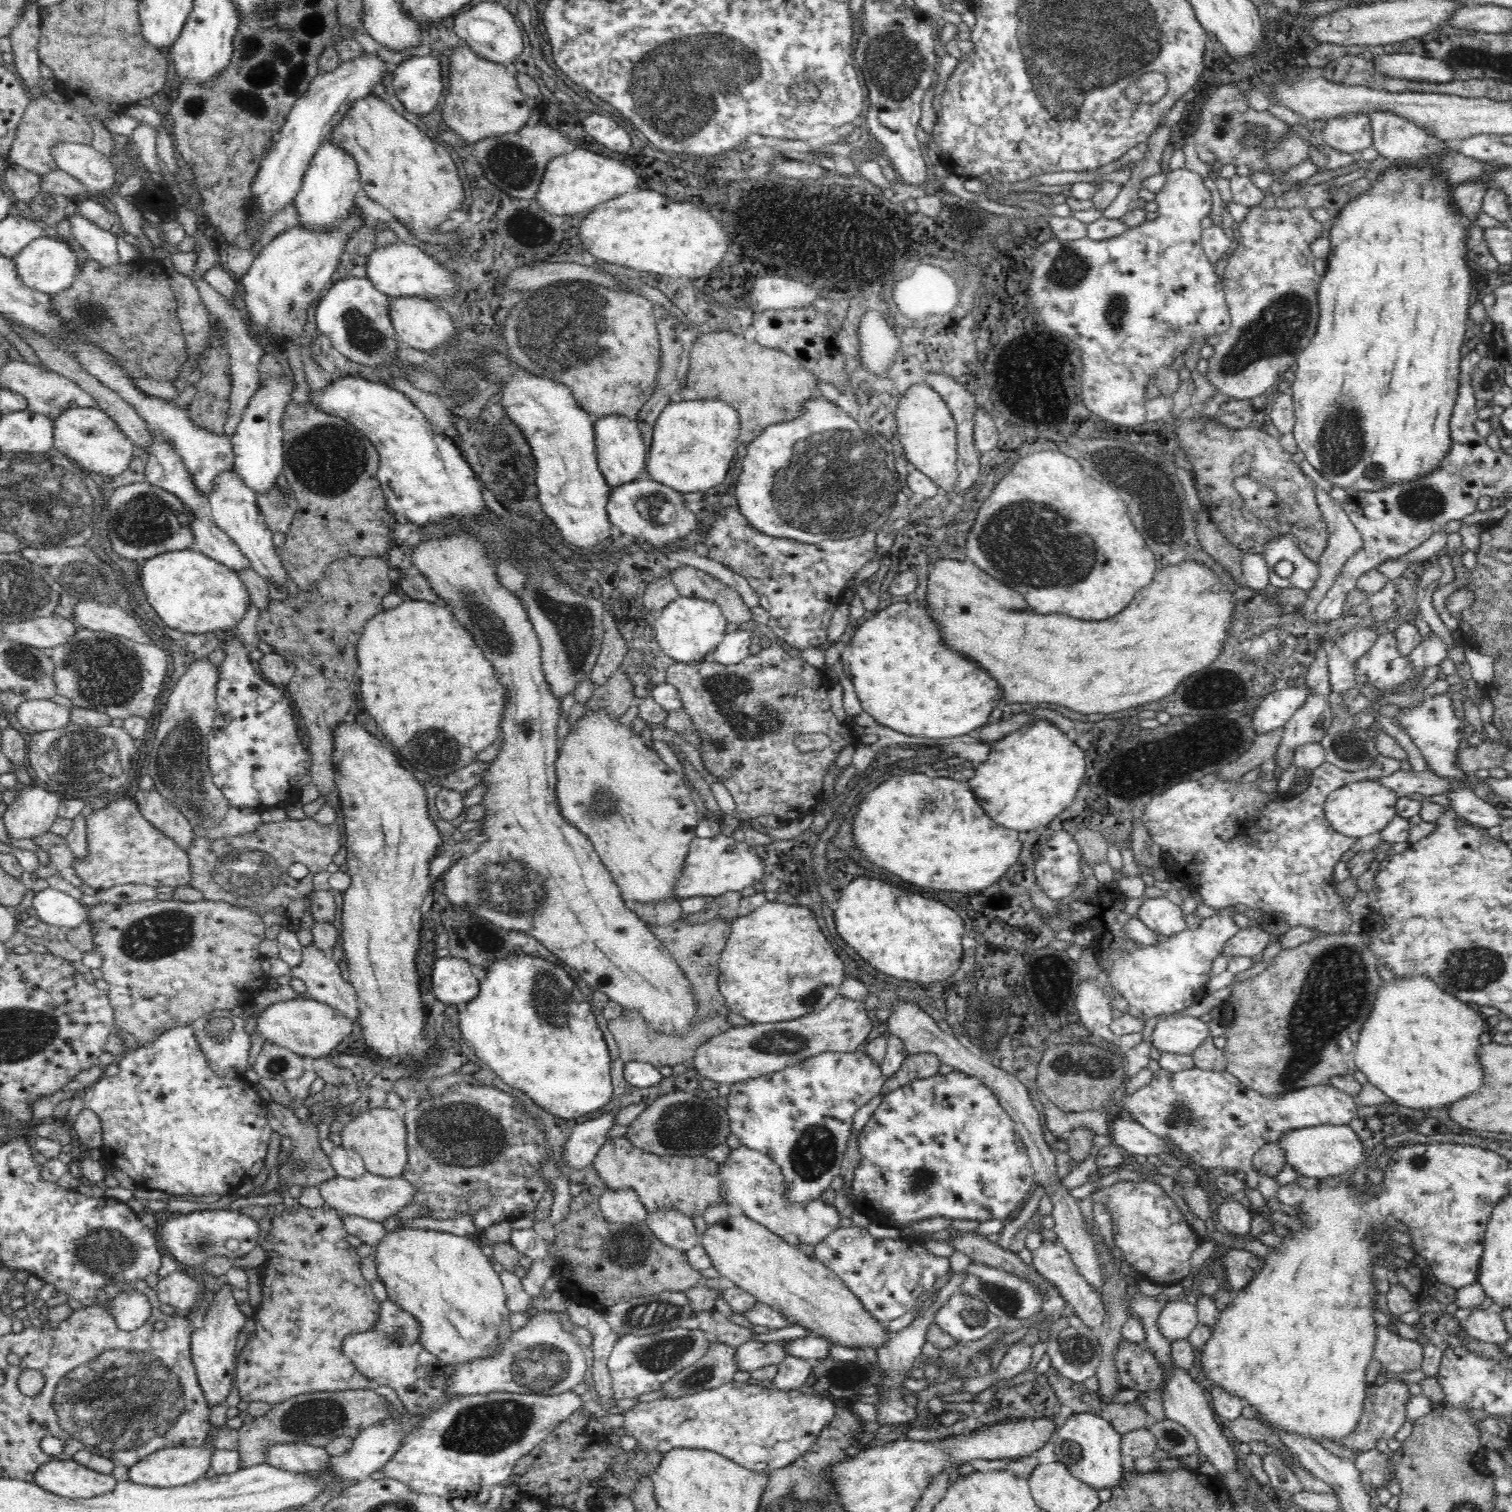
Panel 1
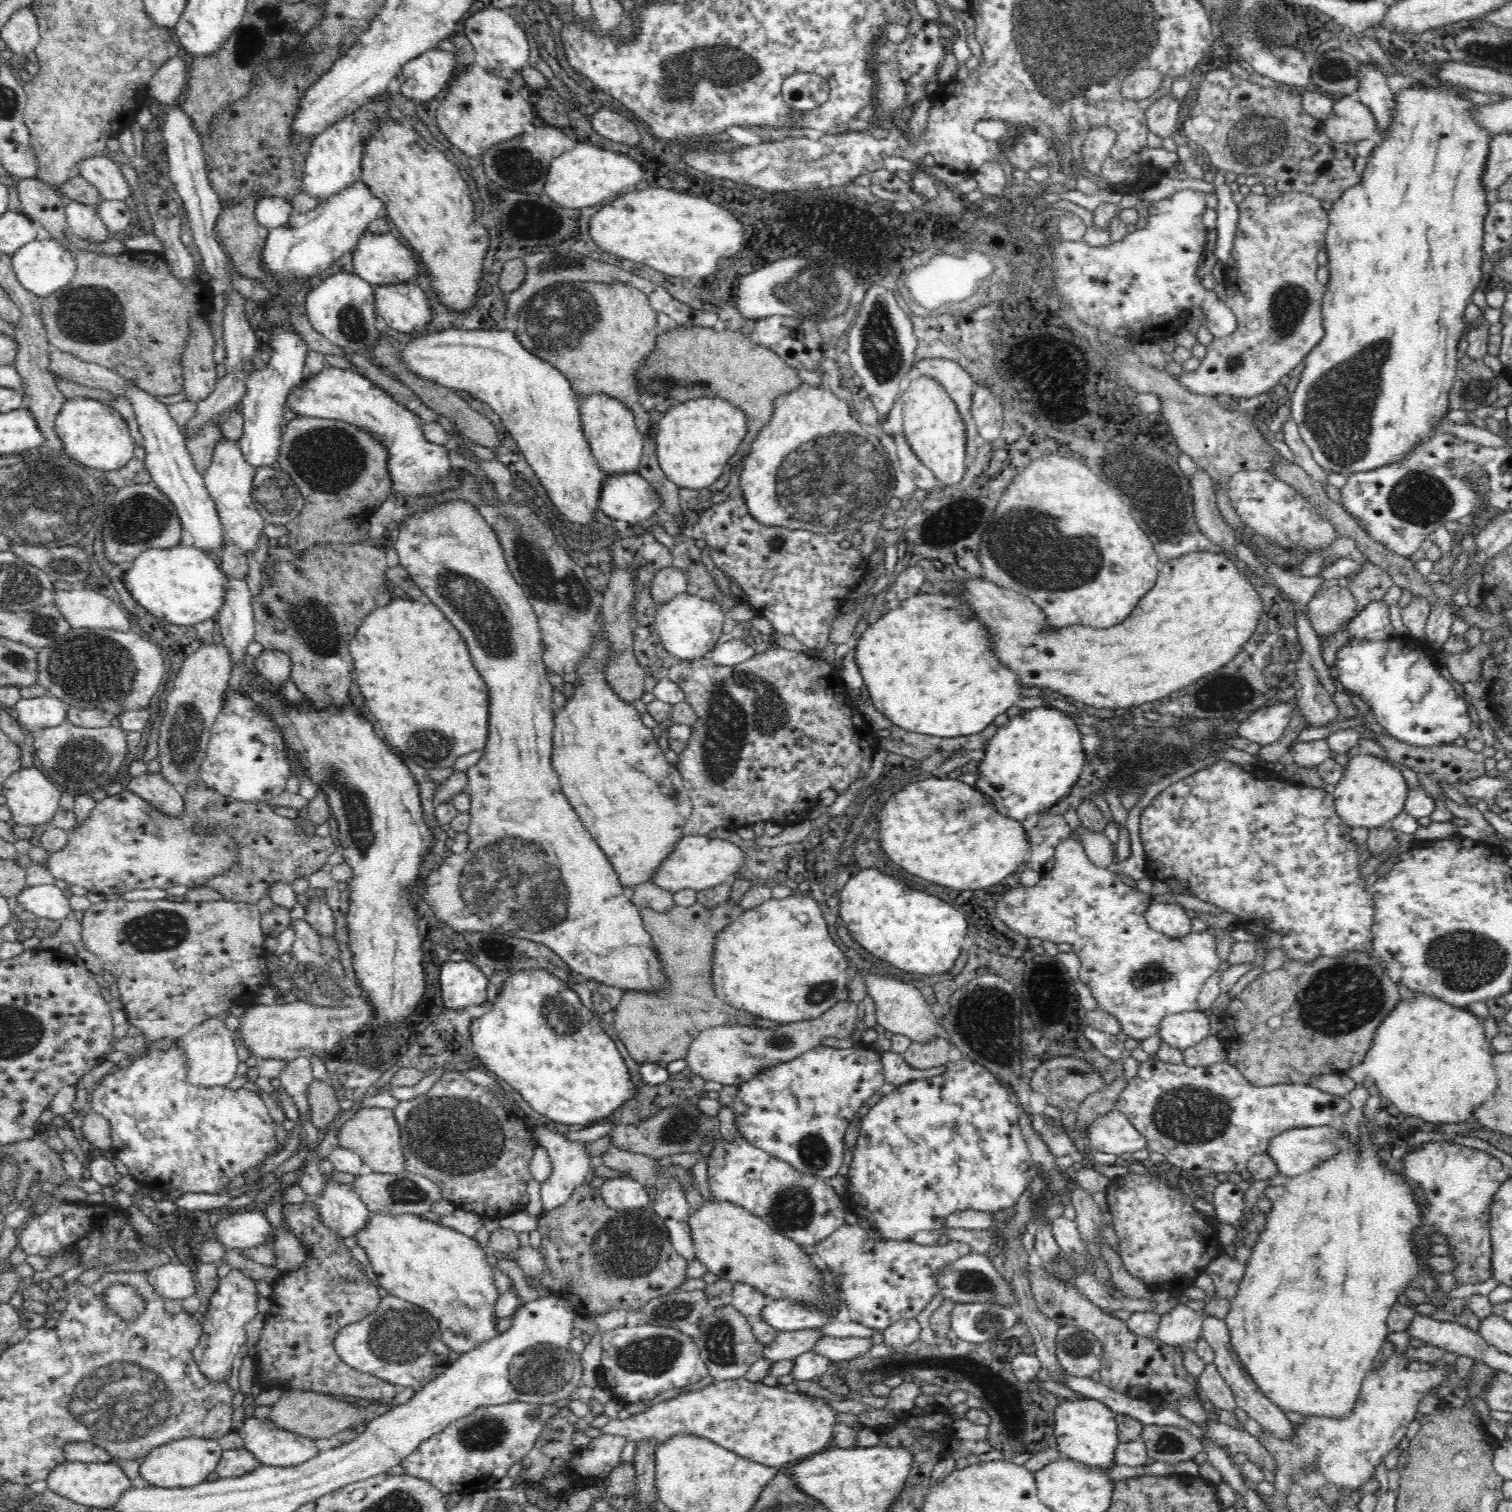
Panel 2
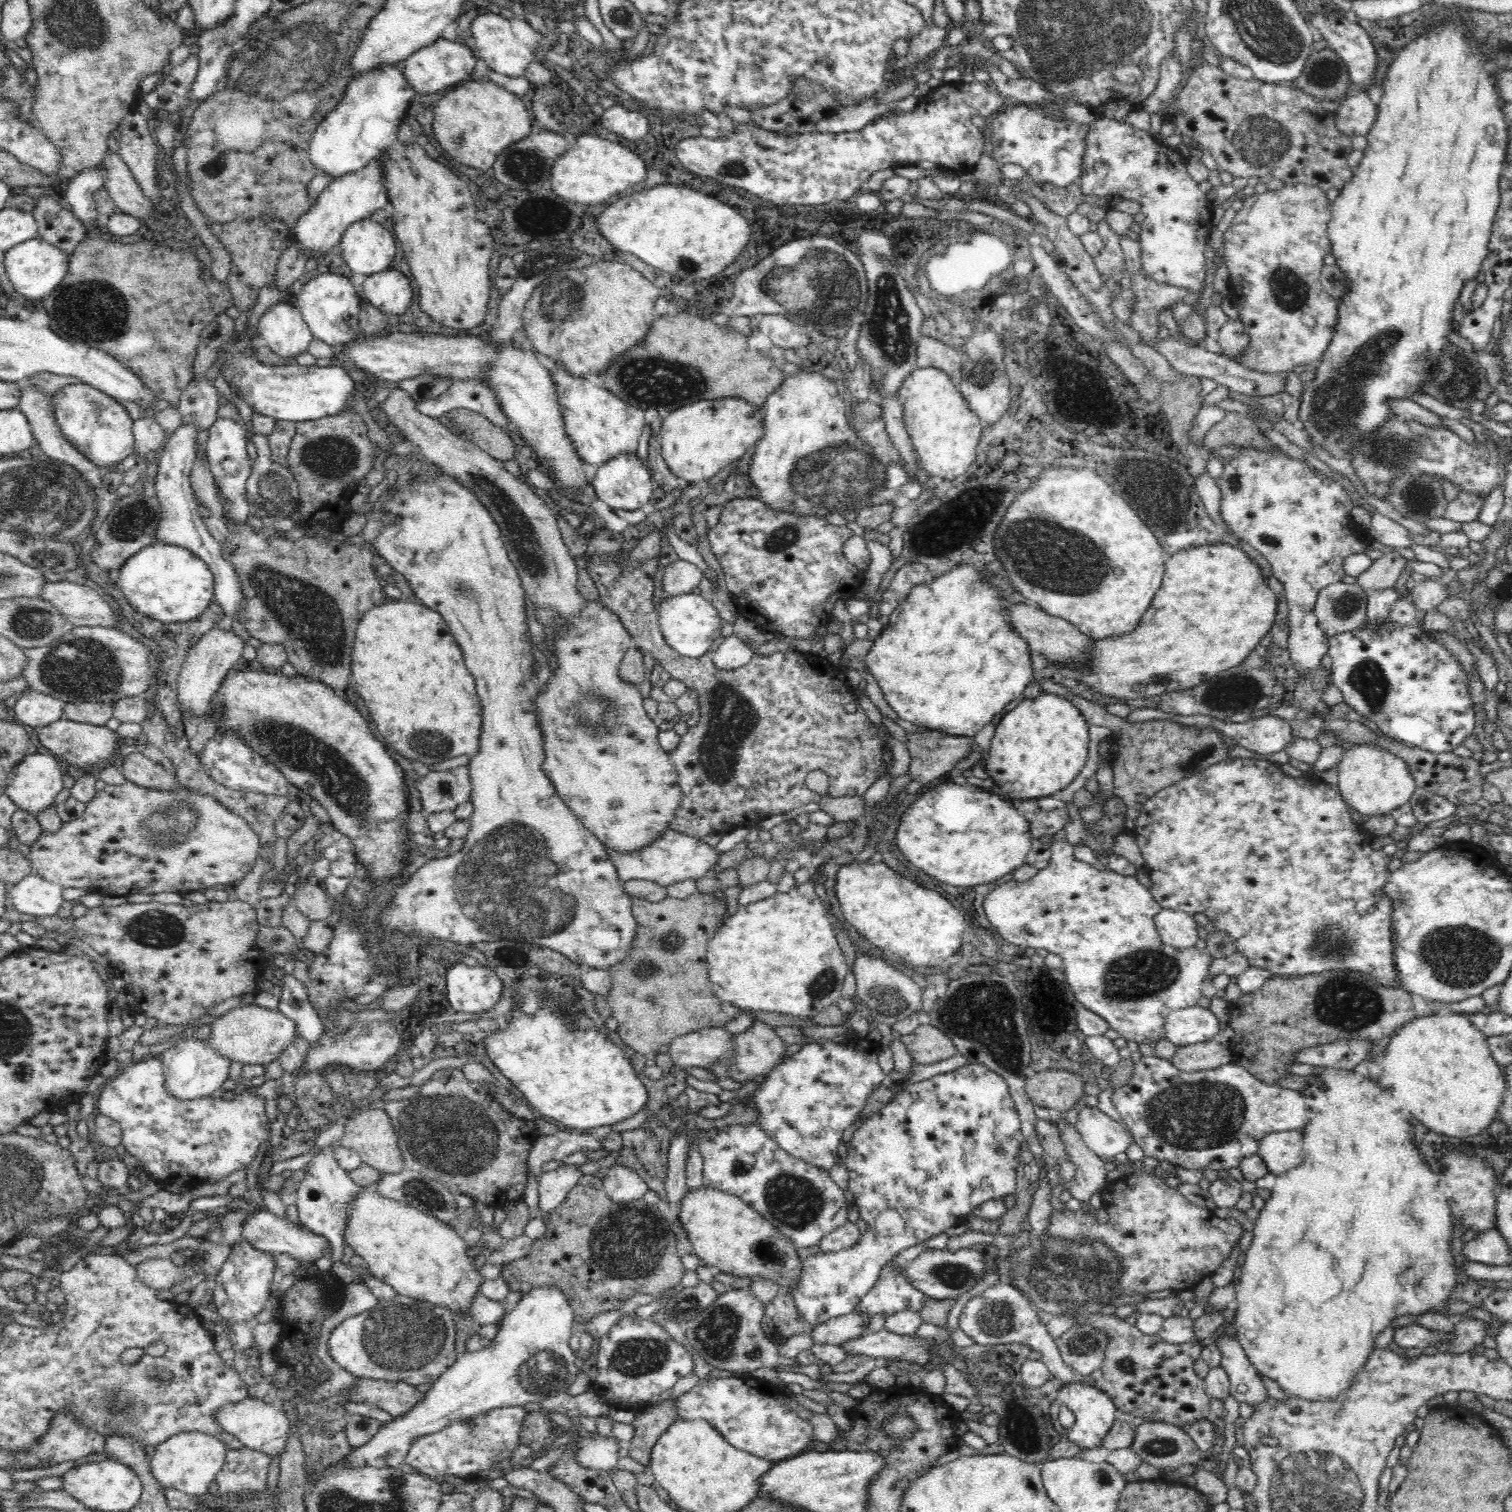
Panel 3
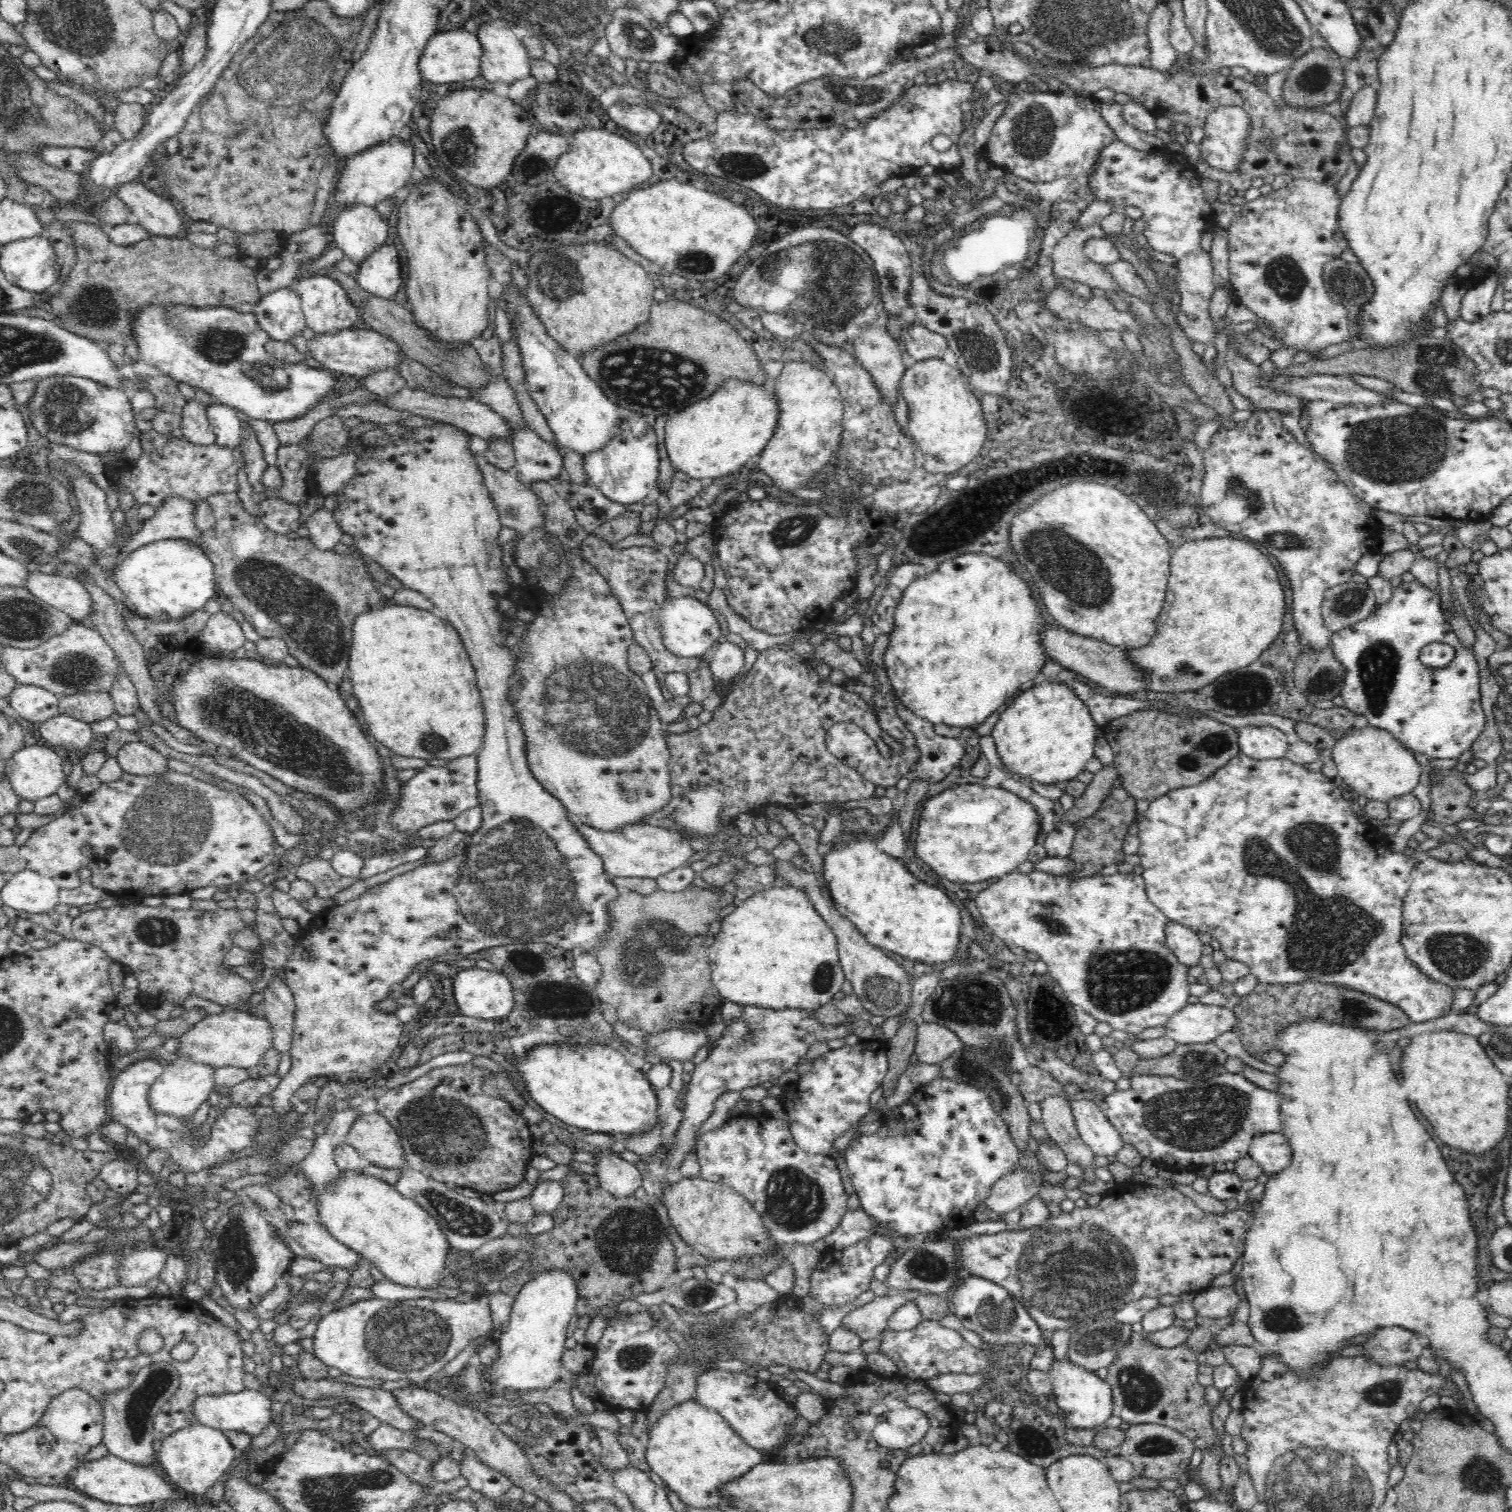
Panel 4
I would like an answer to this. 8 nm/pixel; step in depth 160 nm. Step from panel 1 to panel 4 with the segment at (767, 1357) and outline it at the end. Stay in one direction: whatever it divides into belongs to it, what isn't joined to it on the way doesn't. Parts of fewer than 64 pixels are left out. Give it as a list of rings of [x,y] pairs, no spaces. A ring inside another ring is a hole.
[[[908,1290],[890,1292],[883,1297],[876,1296],[872,1302],[851,1310],[842,1318],[839,1328],[845,1326],[848,1330],[853,1330],[863,1341],[879,1338],[881,1332],[888,1328],[890,1316],[922,1293],[924,1292],[919,1290]]]

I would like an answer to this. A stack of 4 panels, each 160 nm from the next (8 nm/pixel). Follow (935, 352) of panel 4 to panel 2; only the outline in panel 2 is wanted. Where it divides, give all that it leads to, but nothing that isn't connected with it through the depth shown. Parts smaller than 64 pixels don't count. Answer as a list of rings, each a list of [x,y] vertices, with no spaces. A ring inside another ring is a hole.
[[[922,360],[915,365],[921,376],[927,376],[937,380],[948,393],[948,396],[956,403],[960,416],[966,425],[966,469],[976,458],[979,445],[976,444],[978,436],[977,426],[970,406],[972,406],[972,394],[976,388],[976,381],[954,360]]]

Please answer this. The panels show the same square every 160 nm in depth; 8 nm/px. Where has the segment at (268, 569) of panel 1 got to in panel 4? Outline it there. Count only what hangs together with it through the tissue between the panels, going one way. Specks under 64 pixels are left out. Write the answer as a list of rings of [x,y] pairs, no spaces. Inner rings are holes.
[[[212,401],[206,408],[206,413],[216,437],[215,443],[226,448],[239,448],[244,429],[238,411],[220,402]]]

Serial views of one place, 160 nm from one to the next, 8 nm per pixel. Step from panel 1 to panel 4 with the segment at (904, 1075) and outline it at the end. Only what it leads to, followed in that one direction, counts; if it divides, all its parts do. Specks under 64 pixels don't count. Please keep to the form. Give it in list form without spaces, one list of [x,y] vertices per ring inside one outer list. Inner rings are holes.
[[[918,1023],[915,1053],[920,1063],[938,1064],[964,1048],[962,1041],[948,1028],[935,1023]]]

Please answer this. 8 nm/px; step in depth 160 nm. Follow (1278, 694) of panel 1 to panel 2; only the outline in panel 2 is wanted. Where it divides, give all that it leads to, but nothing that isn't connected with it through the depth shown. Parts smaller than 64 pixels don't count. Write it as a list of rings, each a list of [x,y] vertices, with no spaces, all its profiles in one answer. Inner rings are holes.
[[[1296,700],[1270,703],[1252,711],[1240,722],[1238,734],[1259,745],[1269,745],[1282,736],[1284,729],[1292,720]]]

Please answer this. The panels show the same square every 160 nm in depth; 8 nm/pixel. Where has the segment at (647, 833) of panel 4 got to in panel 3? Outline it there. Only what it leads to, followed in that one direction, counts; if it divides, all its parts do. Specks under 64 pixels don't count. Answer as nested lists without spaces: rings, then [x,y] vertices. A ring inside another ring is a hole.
[[[670,828],[656,842],[652,842],[646,848],[642,848],[640,852],[622,854],[621,852],[606,848],[606,853],[608,853],[608,857],[612,859],[614,865],[616,865],[618,878],[623,881],[634,879],[651,880],[665,887],[674,884],[674,882],[688,880],[688,878],[700,880],[702,876],[710,873],[712,866],[720,858],[716,848],[706,842],[702,842],[702,839],[670,830]]]

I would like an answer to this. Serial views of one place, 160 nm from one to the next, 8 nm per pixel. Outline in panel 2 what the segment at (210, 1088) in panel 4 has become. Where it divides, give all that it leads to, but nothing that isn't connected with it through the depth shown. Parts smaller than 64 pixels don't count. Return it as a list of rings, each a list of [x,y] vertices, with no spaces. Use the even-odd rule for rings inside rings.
[[[213,1017],[196,1026],[194,1030],[190,1030],[182,1039],[177,1040],[175,1046],[186,1058],[186,1065],[188,1065],[186,1077],[190,1084],[199,1088],[214,1088],[225,1086],[236,1078],[236,1068],[238,1068],[240,1060],[234,1037],[235,1032],[226,1028],[224,1020]]]

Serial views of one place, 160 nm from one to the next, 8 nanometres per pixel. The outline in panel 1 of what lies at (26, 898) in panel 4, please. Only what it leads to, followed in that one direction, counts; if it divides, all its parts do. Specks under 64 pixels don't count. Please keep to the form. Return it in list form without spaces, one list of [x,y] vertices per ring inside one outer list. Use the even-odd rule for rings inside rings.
[[[49,886],[37,892],[33,898],[33,907],[38,920],[59,926],[62,930],[78,928],[88,921],[89,908],[59,886]]]

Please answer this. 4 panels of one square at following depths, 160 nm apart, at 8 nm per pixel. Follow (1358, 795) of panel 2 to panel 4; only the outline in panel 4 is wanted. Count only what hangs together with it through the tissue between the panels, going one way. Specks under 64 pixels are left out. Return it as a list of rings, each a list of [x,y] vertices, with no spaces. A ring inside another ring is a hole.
[[[1369,725],[1361,731],[1358,729],[1352,728],[1350,734],[1338,739],[1332,748],[1332,760],[1340,778],[1354,793],[1366,796],[1367,800],[1390,802],[1398,796],[1410,794],[1418,786],[1423,772],[1412,750],[1381,728]]]

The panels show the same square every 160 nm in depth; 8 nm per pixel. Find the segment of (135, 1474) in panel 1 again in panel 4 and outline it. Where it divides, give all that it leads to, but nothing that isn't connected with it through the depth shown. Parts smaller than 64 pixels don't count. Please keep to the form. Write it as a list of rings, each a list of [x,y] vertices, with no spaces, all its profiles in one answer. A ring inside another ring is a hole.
[[[194,1424],[162,1441],[162,1448],[156,1453],[156,1458],[158,1469],[170,1486],[176,1487],[181,1494],[183,1490],[183,1493],[195,1494],[201,1498],[232,1466],[235,1455],[236,1451],[224,1432]]]

